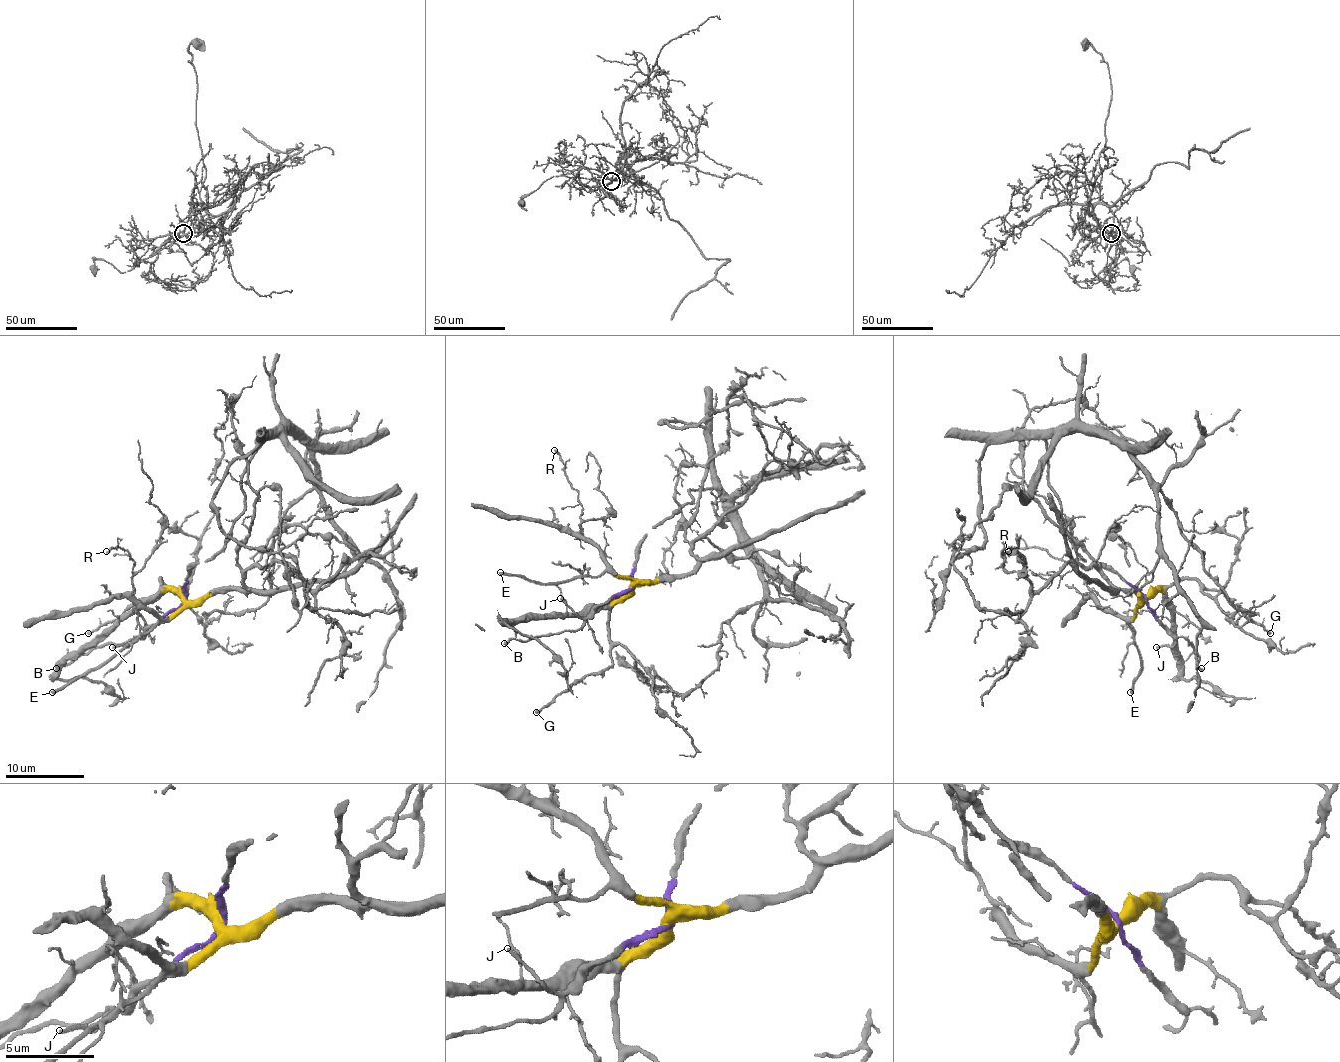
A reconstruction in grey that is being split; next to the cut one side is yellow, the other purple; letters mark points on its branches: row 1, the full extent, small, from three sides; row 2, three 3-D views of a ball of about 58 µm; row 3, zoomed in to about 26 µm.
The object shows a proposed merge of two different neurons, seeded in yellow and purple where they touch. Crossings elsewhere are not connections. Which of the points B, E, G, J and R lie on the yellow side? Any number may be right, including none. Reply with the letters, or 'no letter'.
E, G, R

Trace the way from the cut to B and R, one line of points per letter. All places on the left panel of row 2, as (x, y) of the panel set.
B: (184, 599), (141, 635), (129, 641), (103, 643), (55, 669)
R: (184, 599), (170, 617), (154, 615), (133, 594), (131, 556), (121, 548), (107, 552)

